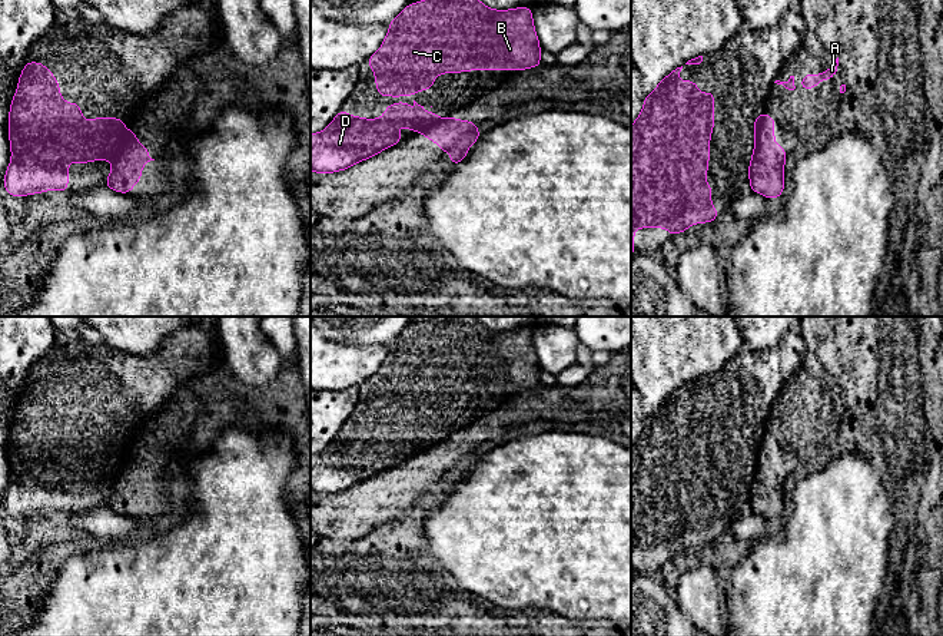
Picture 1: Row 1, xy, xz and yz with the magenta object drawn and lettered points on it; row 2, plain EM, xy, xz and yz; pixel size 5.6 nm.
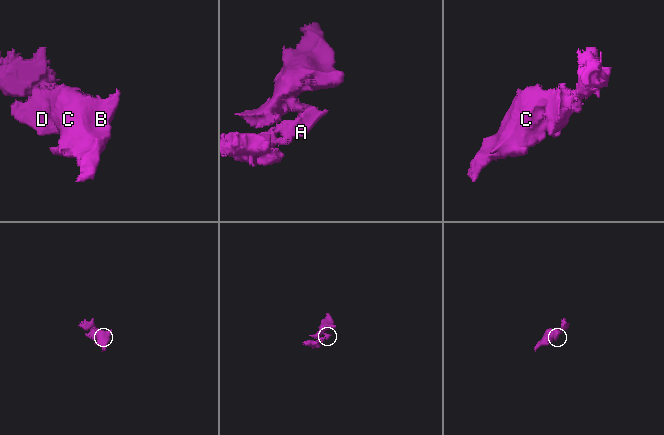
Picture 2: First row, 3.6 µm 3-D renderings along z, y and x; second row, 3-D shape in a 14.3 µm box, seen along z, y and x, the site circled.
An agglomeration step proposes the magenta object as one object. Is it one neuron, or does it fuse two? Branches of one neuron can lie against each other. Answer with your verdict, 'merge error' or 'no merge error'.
merge error

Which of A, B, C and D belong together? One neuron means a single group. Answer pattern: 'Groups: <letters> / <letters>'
Groups: A / B C D

